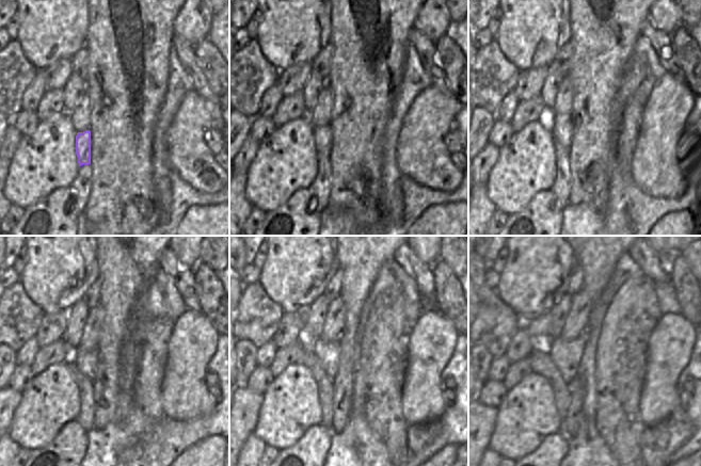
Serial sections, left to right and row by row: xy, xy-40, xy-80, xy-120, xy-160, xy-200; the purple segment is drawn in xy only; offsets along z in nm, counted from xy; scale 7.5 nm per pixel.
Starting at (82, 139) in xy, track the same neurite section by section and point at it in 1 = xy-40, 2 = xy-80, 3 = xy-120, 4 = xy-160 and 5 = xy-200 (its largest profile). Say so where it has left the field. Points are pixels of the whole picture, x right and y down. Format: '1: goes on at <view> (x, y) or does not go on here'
1: goes on at xy-40 (322, 134)
2: goes on at xy-80 (561, 126)
3: goes on at xy-120 (85, 360)
4: goes on at xy-160 (327, 353)
5: goes on at xy-200 (566, 353)

